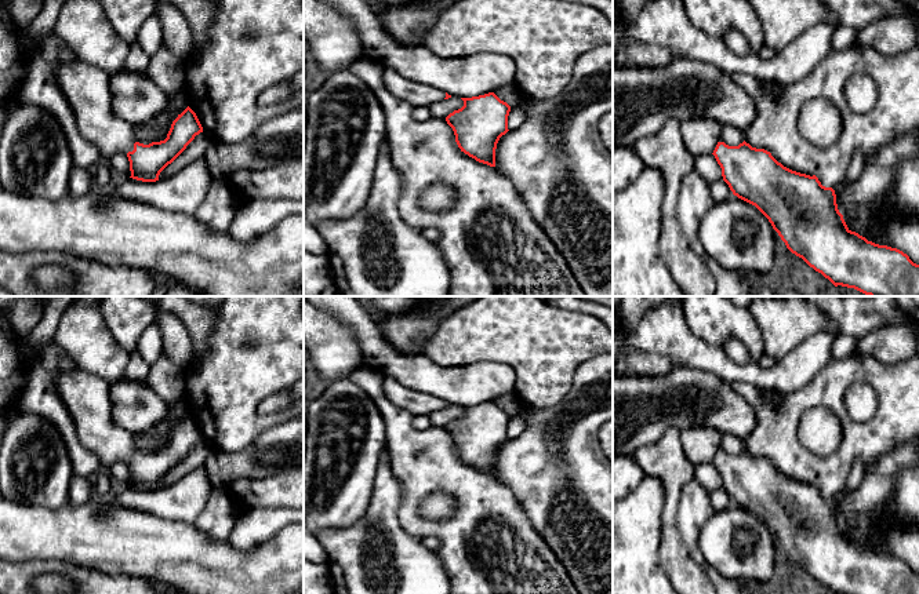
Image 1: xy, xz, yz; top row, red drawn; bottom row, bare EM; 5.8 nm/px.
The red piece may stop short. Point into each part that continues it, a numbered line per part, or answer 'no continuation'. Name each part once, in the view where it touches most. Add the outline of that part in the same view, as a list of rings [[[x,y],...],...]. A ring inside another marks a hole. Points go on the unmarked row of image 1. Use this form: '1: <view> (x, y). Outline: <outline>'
1: xy (86, 396). Outline: [[[77,368],[72,372],[61,372],[57,376],[57,389],[73,418],[80,442],[86,449],[95,453],[103,466],[110,466],[119,460],[127,463],[134,459],[137,449],[132,434],[113,422],[109,397],[110,385],[106,380]]]

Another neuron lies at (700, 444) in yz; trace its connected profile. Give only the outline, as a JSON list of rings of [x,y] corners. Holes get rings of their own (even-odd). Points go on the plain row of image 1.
[[[687,427],[680,431],[680,444],[689,462],[694,466],[712,463],[720,445],[722,433],[712,427]]]

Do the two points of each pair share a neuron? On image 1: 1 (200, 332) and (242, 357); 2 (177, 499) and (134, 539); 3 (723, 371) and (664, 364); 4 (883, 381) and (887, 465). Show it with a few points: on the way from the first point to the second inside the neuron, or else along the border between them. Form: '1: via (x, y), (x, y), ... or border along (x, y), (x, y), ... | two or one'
1: border along (214, 310), (214, 327), (207, 350), (192, 361) | two
2: border along (127, 507), (191, 524) | two
3: border along (646, 350), (668, 356), (676, 367) | two
4: border along (904, 443), (883, 454), (865, 470) | two

